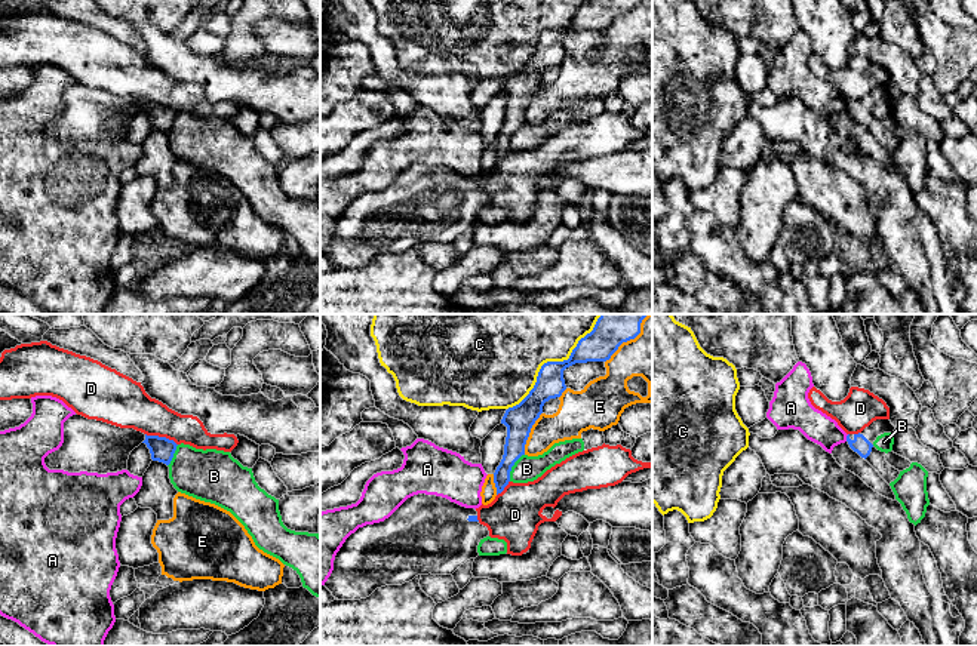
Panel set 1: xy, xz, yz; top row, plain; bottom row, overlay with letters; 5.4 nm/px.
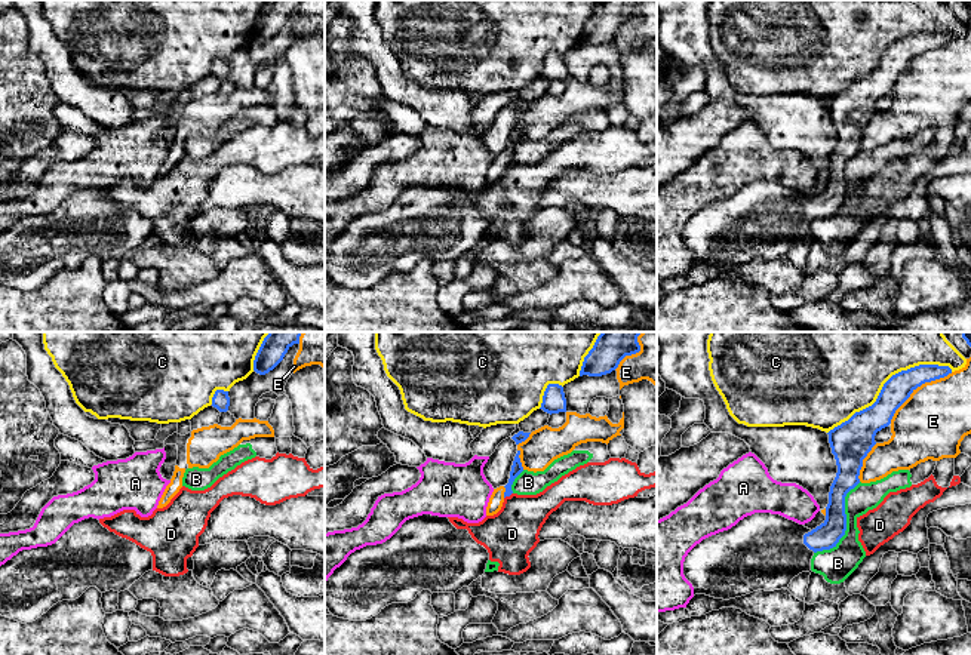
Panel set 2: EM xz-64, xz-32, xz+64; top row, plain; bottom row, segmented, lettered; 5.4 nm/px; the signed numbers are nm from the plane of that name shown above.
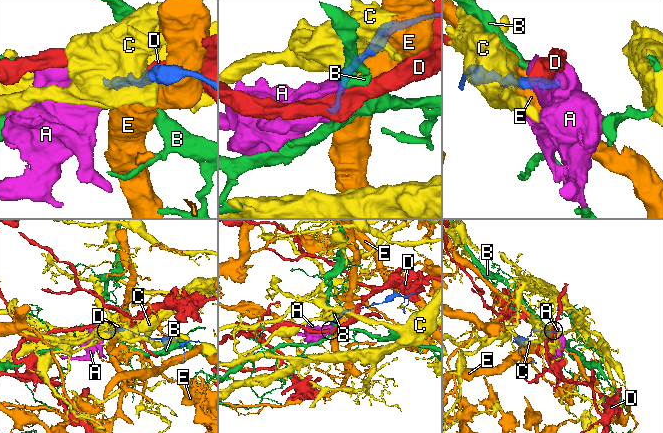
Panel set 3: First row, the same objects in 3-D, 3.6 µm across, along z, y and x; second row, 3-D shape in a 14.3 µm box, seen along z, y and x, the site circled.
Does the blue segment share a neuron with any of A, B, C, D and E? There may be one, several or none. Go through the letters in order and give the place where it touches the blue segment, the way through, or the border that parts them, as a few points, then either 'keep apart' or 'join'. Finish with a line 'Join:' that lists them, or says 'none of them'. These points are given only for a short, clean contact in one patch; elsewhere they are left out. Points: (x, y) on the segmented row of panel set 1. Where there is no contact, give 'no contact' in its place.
A: contact yz (847, 437); border yz (848, 434), (845, 440); keep apart
B: contact xz (512, 465); keep apart
C: contact xz (553, 362); keep apart
D: contact xy (162, 437); border xy (146, 433), (165, 436), (177, 445); keep apart
E: contact xz (630, 338); keep apart
Join: none of them

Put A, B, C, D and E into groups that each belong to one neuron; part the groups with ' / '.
A / B / C / D / E

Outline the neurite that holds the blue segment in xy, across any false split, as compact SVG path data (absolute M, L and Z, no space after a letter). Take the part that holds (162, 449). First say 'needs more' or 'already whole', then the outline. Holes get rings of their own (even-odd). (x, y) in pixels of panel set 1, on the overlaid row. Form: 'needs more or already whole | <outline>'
needs more | M73 415L64 422L62 446L44 458L49 470L68 473L117 473L127 470L130 452L145 443L151 459L170 464L176 443L166 437L147 436L133 428L120 428L102 421Z

